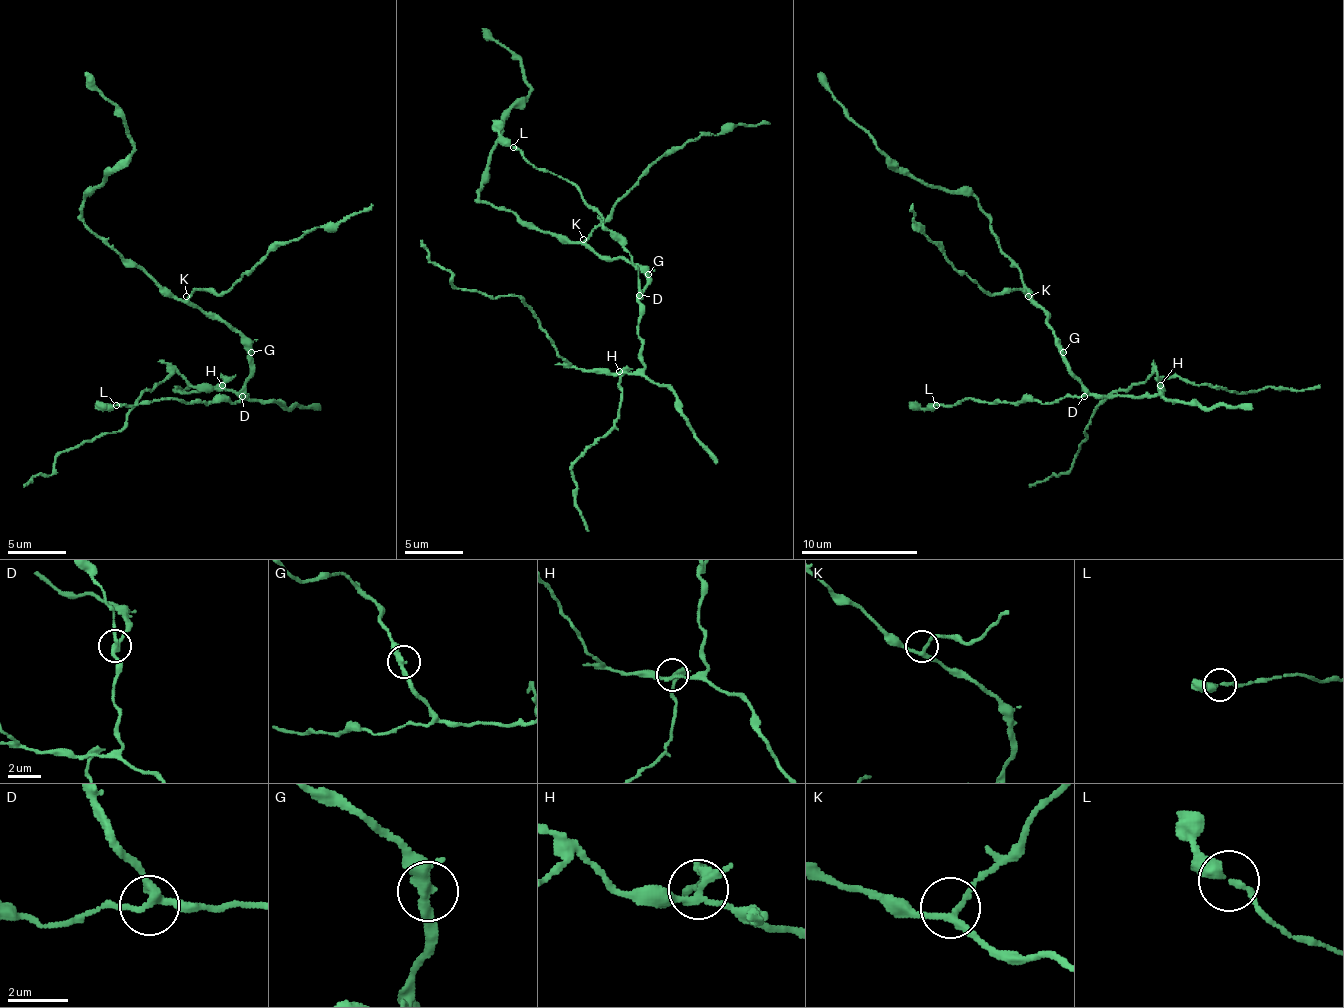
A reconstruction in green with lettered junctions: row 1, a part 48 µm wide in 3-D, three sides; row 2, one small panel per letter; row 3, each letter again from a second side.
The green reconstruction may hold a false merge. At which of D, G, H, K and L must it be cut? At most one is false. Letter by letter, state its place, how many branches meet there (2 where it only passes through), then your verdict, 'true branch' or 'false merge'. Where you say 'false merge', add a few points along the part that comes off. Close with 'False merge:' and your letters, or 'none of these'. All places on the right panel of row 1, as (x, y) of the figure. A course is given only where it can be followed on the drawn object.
D: place (1084, 396); branches 3; true branch
G: place (1063, 352); branches 3; true branch
H: place (1160, 385); branches 4; false merge; course (1160, 384), (1174, 375), (1239, 393), (1320, 387)
K: place (1028, 296); branches 3; true branch
L: place (936, 405); branches 2; true branch
False merge: H

